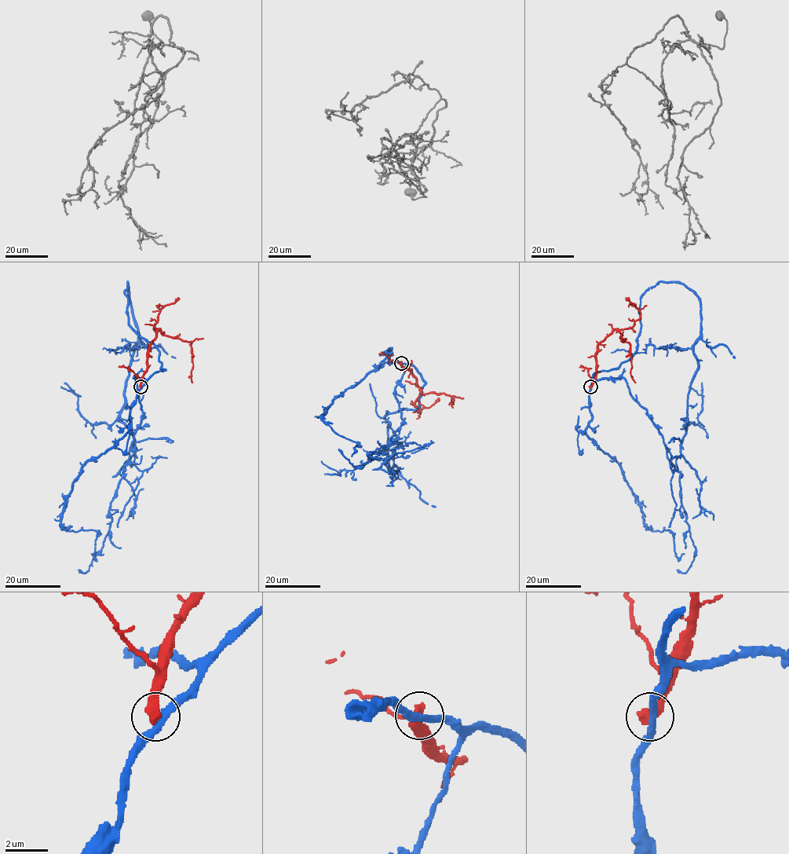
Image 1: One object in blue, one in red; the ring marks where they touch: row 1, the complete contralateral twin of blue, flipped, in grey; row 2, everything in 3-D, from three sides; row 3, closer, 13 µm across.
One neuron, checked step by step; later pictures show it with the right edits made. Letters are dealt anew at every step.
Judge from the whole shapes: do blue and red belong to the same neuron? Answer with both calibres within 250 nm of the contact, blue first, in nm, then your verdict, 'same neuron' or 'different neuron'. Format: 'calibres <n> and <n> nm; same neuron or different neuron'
calibres 320 and 500 nm; different neuron

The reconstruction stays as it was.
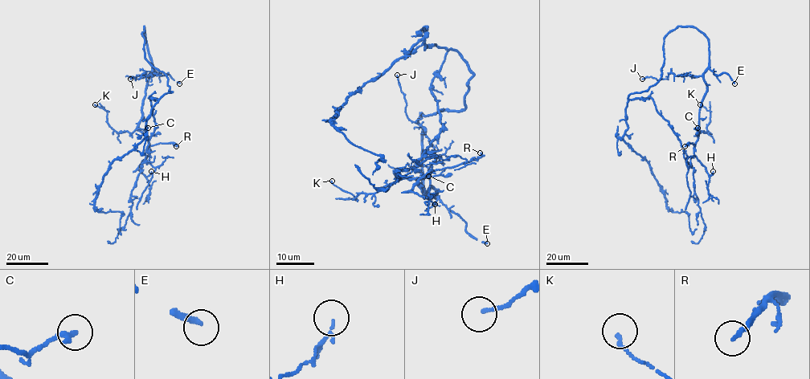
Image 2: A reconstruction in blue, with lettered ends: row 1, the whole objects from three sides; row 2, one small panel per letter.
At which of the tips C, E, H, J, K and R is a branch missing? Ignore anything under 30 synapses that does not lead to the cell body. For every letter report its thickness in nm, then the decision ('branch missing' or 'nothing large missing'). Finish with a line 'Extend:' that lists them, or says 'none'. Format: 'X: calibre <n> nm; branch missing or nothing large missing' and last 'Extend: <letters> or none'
C: calibre 240 nm; nothing large missing
E: calibre 260 nm; branch missing
H: calibre 100 nm; nothing large missing
J: calibre 140 nm; nothing large missing
K: calibre 150 nm; nothing large missing
R: calibre 190 nm; nothing large missing
Extend: E

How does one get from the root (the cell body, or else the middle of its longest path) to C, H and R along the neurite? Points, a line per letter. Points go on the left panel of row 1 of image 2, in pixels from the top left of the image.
C: (153, 66), (145, 58), (142, 34), (144, 26), (152, 71), (142, 103), (142, 119), (135, 129), (148, 128)
H: (153, 66), (144, 26), (152, 71), (138, 129), (149, 155), (138, 169), (145, 177), (151, 171)
R: (153, 66), (145, 58), (144, 26), (152, 71), (138, 129), (151, 145), (174, 143), (176, 146)

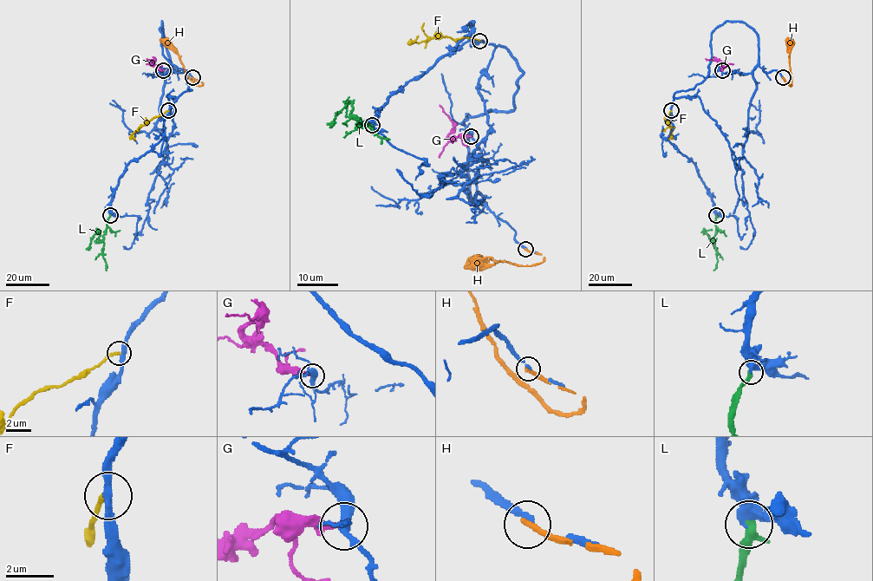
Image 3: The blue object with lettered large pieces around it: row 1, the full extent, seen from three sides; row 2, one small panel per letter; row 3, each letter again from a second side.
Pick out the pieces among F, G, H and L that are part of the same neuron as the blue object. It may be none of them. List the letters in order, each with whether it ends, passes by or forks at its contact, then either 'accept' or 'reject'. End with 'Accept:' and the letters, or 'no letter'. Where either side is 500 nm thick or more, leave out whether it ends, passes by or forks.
F: it ends | reject
G: it ends | reject
H: it ends | reject
L: it ends | accept
Accept: L

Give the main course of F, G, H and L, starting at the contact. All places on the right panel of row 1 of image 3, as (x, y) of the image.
F: (671, 110), (668, 122), (672, 135), (667, 140)
G: (722, 70), (722, 62), (705, 58)
H: (783, 78), (791, 85), (787, 43), (791, 38)
L: (716, 215), (713, 239), (704, 231), (716, 249)

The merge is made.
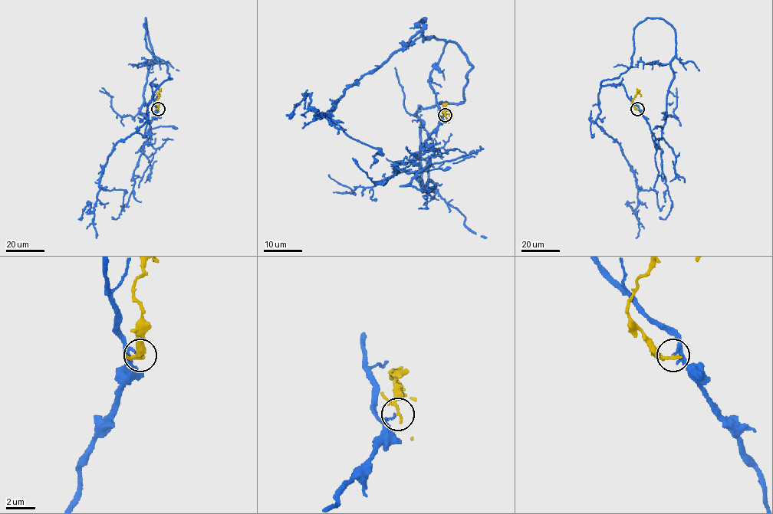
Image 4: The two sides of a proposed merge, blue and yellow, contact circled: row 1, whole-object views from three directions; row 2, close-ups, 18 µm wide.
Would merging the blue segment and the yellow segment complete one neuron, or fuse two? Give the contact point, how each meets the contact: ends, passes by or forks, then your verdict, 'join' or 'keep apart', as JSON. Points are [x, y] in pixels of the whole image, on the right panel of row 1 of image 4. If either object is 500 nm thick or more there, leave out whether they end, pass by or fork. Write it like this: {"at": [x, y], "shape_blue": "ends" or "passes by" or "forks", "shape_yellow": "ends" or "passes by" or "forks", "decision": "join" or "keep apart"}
{"at": [637, 109], "shape_blue": "ends", "shape_yellow": "passes by", "decision": "keep apart"}

